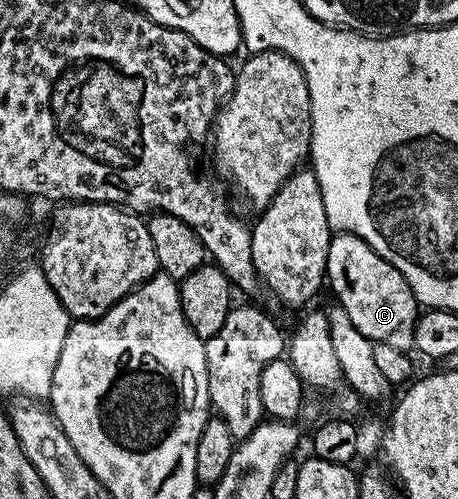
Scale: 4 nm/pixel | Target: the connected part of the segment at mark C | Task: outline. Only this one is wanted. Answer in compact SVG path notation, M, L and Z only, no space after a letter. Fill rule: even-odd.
M336 233L328 248L327 284L332 284L335 300L350 315L350 323L373 343L390 343L405 351L415 346L414 331L418 302L406 279L389 261L382 259L360 237Z

